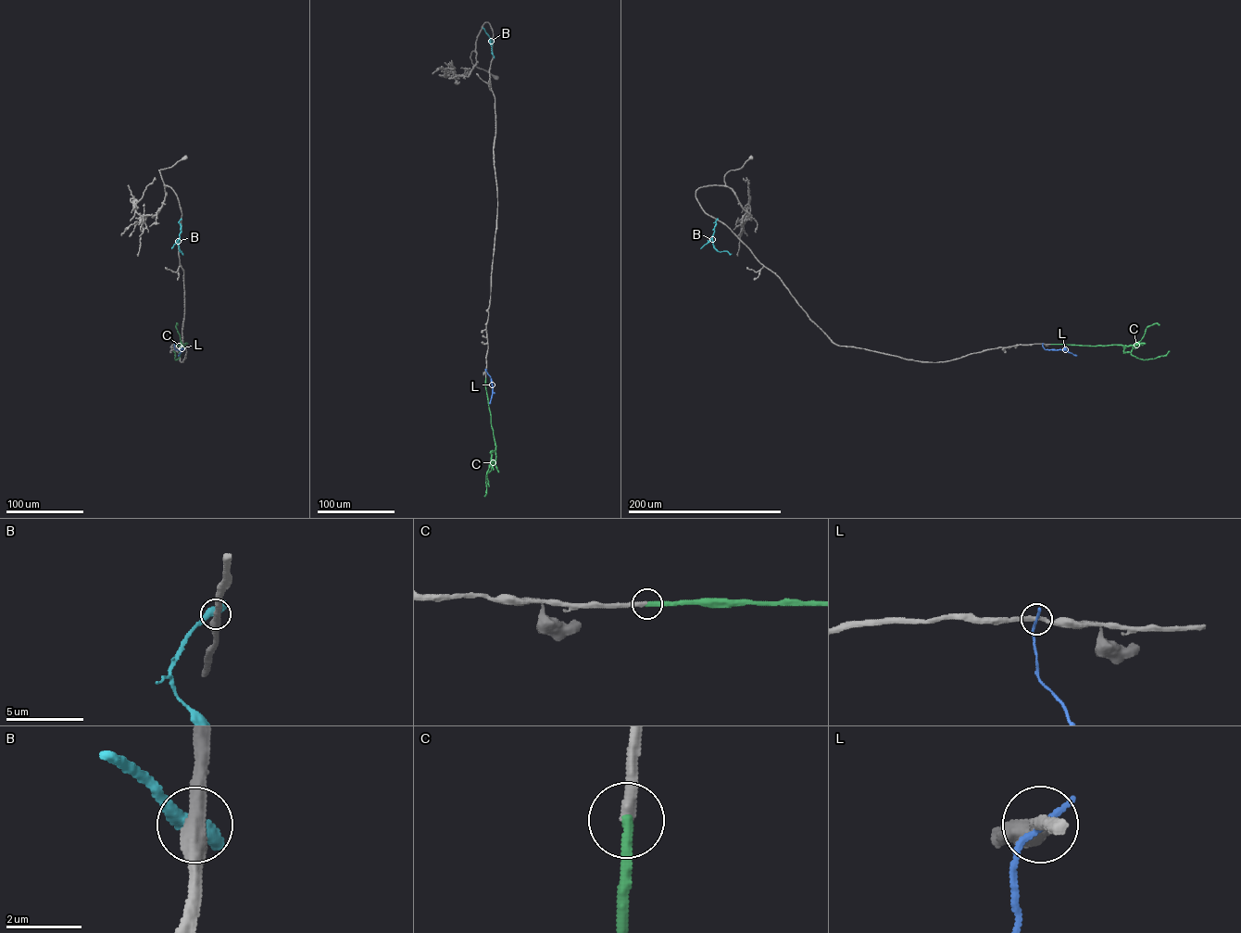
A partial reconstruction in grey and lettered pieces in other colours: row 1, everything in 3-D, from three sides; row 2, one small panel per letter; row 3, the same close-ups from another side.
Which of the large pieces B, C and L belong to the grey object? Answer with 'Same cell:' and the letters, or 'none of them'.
Same cell: C

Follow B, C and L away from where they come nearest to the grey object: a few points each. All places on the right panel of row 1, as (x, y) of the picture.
B: (717, 219), (712, 237), (713, 247), (718, 251), (731, 253)
C: (1051, 344), (1132, 346), (1131, 354), (1144, 359), (1165, 356), (1169, 351)
L: (1043, 344), (1046, 349), (1065, 349), (1076, 356)

